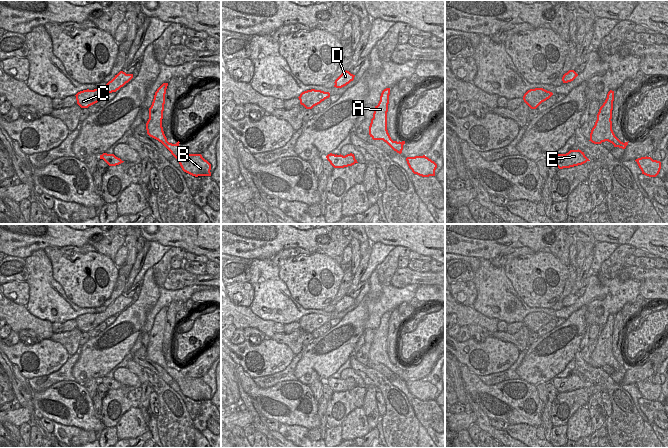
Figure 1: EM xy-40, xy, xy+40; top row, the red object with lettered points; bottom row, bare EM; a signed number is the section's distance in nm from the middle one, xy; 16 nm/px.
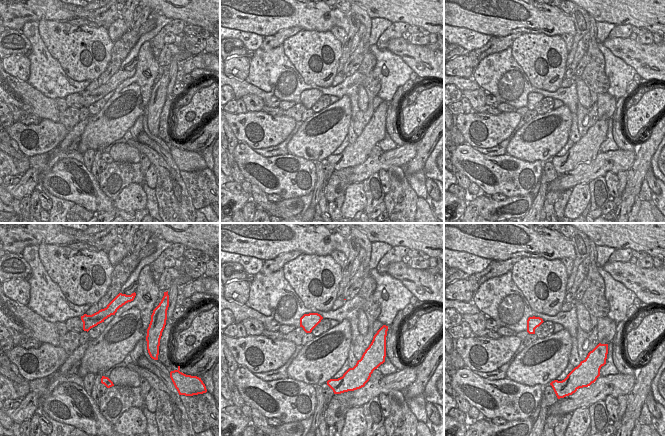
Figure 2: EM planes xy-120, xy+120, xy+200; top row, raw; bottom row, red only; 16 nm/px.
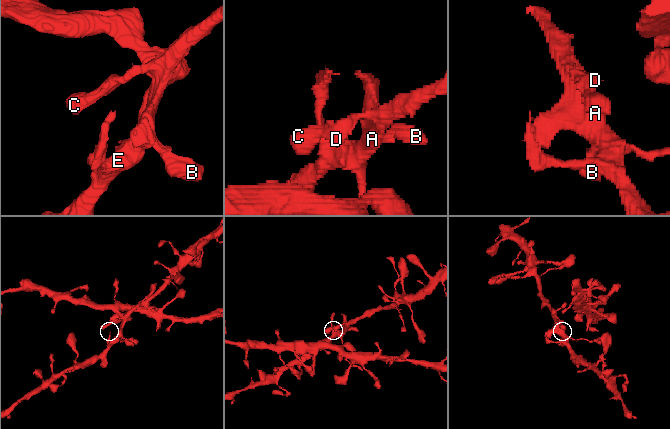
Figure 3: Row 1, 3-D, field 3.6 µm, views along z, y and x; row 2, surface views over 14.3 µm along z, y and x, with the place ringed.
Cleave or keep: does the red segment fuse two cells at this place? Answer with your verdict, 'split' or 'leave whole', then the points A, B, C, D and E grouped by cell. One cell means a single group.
leave whole; groups A B C D E

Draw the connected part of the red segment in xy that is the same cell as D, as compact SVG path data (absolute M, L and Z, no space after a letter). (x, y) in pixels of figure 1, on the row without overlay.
M349 295L343 296L336 304L334 311L342 312L354 304L355 299L351 298Z

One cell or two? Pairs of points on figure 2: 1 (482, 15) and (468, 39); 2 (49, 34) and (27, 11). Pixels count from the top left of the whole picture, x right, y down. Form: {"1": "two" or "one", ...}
{"1": "two", "2": "two"}

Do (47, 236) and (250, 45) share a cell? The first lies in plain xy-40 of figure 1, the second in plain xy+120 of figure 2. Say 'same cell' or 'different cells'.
different cells

